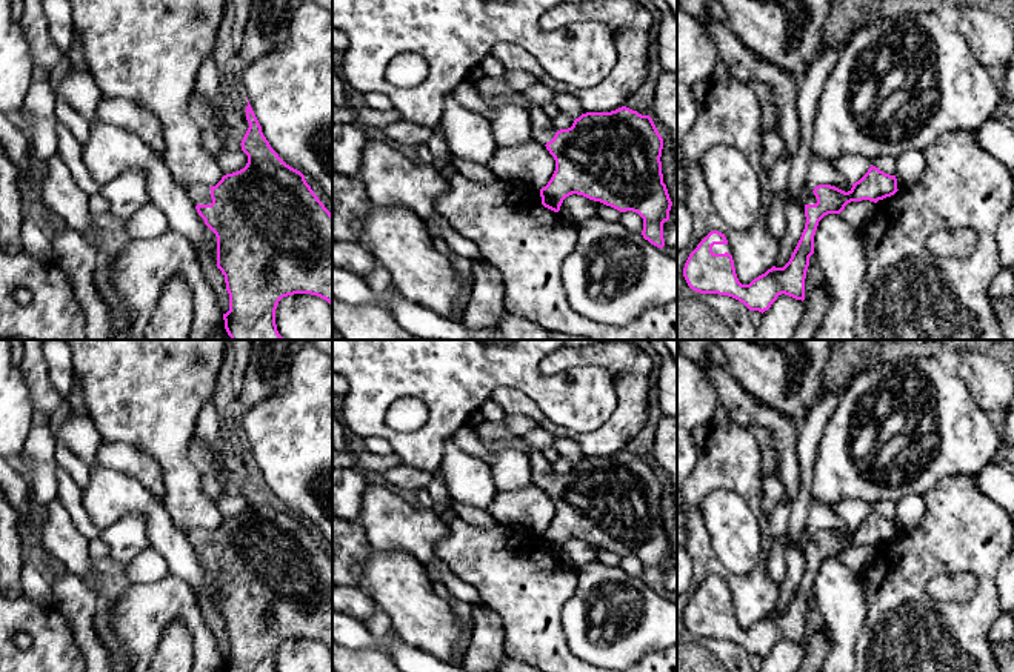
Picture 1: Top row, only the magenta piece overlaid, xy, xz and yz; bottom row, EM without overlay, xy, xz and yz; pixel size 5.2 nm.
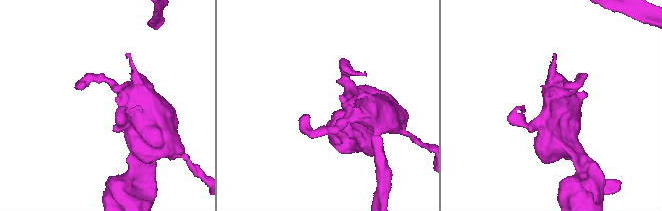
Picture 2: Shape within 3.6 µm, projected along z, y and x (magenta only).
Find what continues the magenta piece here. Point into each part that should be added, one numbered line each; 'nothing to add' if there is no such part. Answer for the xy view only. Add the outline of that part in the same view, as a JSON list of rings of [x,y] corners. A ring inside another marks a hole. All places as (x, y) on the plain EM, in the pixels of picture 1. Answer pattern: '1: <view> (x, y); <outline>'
1: xy (200, 538); [[[192,529],[186,534],[186,537],[195,551],[212,547],[211,534],[206,529]]]

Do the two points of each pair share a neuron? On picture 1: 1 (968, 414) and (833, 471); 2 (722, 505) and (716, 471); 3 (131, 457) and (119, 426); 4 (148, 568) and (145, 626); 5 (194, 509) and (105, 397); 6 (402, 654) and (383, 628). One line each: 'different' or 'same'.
1: same
2: different
3: different
4: different
5: same
6: different

